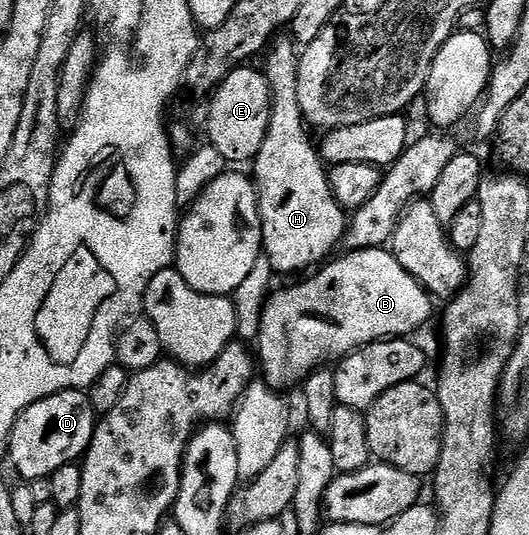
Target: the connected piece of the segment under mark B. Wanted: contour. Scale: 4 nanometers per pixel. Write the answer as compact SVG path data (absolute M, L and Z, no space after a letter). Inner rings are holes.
M348 255L352 257L337 256L334 260L327 262L314 277L288 289L284 289L276 294L276 292L268 299L264 306L263 317L260 320L259 335L256 340L256 347L260 353L262 361L262 374L265 384L271 386L277 391L284 391L286 387L294 385L299 386L305 378L313 371L321 368L325 363L336 363L348 356L349 353L356 349L361 349L363 345L369 345L375 341L386 341L389 339L404 339L415 329L420 329L432 317L433 298L427 289L423 289L418 282L413 279L402 267L402 263L398 263L398 259L391 255L385 257L376 257L380 255Z

